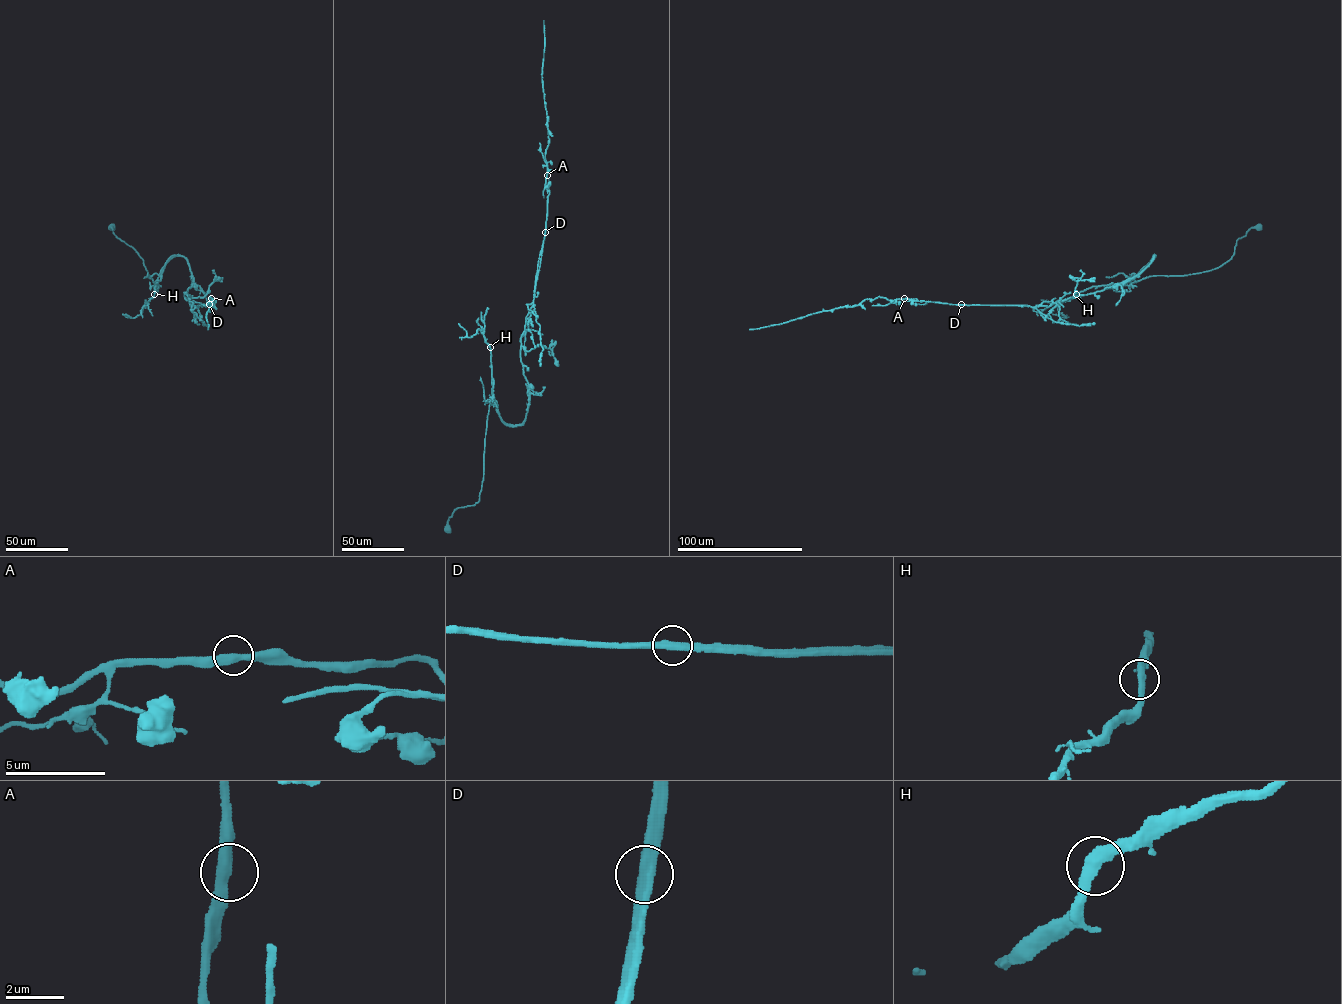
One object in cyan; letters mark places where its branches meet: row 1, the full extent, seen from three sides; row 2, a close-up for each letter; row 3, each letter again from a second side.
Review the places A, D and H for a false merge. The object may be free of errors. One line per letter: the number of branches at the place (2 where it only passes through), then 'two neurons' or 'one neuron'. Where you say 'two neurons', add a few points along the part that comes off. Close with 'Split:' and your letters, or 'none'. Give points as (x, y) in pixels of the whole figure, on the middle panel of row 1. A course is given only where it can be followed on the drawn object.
A: 2 | one neuron
D: 2 | two neurons | (545, 232), (545, 157), (548, 130), (542, 80), (543, 20)
H: 2 | one neuron
Split: D

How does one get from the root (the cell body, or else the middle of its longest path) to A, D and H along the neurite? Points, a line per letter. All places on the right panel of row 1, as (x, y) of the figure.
A: (1259, 226), (1239, 238), (1232, 257), (1217, 268), (1129, 282), (1153, 255), (1133, 277), (1048, 307), (904, 298)
D: (1259, 226), (1236, 241), (1229, 260), (1205, 272), (1129, 282), (1153, 255), (1133, 277), (1048, 307), (961, 304)
H: (1259, 226), (1239, 238), (1232, 257), (1217, 268), (1091, 286), (1076, 294)

